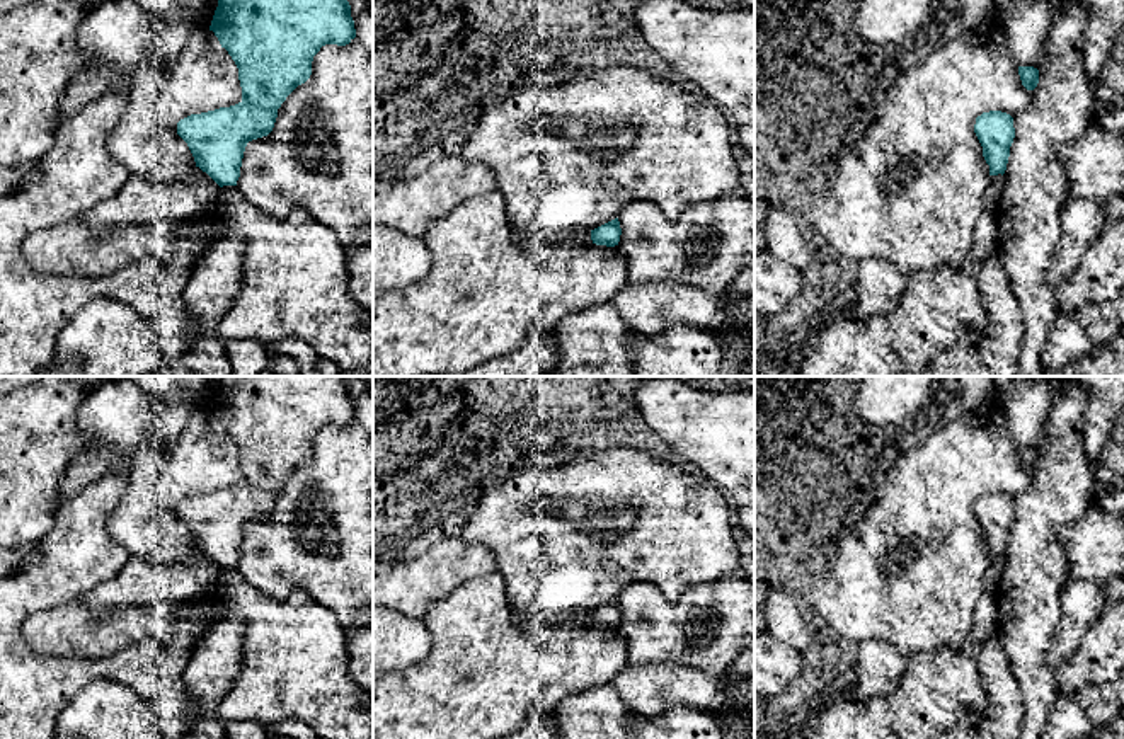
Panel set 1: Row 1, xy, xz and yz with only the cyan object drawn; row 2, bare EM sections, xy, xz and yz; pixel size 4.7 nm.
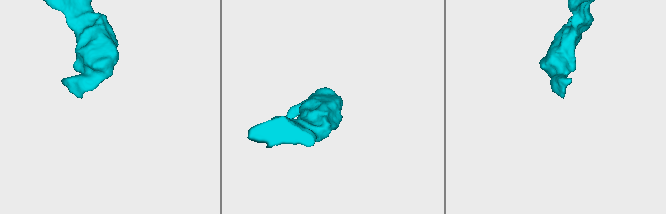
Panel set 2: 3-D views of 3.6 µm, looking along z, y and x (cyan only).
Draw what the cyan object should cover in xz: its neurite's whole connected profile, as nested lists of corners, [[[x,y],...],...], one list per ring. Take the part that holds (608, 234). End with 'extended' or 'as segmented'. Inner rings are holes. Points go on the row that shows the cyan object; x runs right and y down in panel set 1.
[[[618,218],[591,230],[591,240],[596,245],[615,247],[620,242],[622,228]]]; as segmented

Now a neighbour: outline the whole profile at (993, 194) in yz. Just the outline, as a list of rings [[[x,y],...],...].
[[[1001,174],[991,175],[986,191],[986,211],[996,215],[1001,199],[1001,191],[1005,186],[1005,177]]]

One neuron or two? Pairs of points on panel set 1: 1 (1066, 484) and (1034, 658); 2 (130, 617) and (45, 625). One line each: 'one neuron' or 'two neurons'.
1: one neuron
2: one neuron

